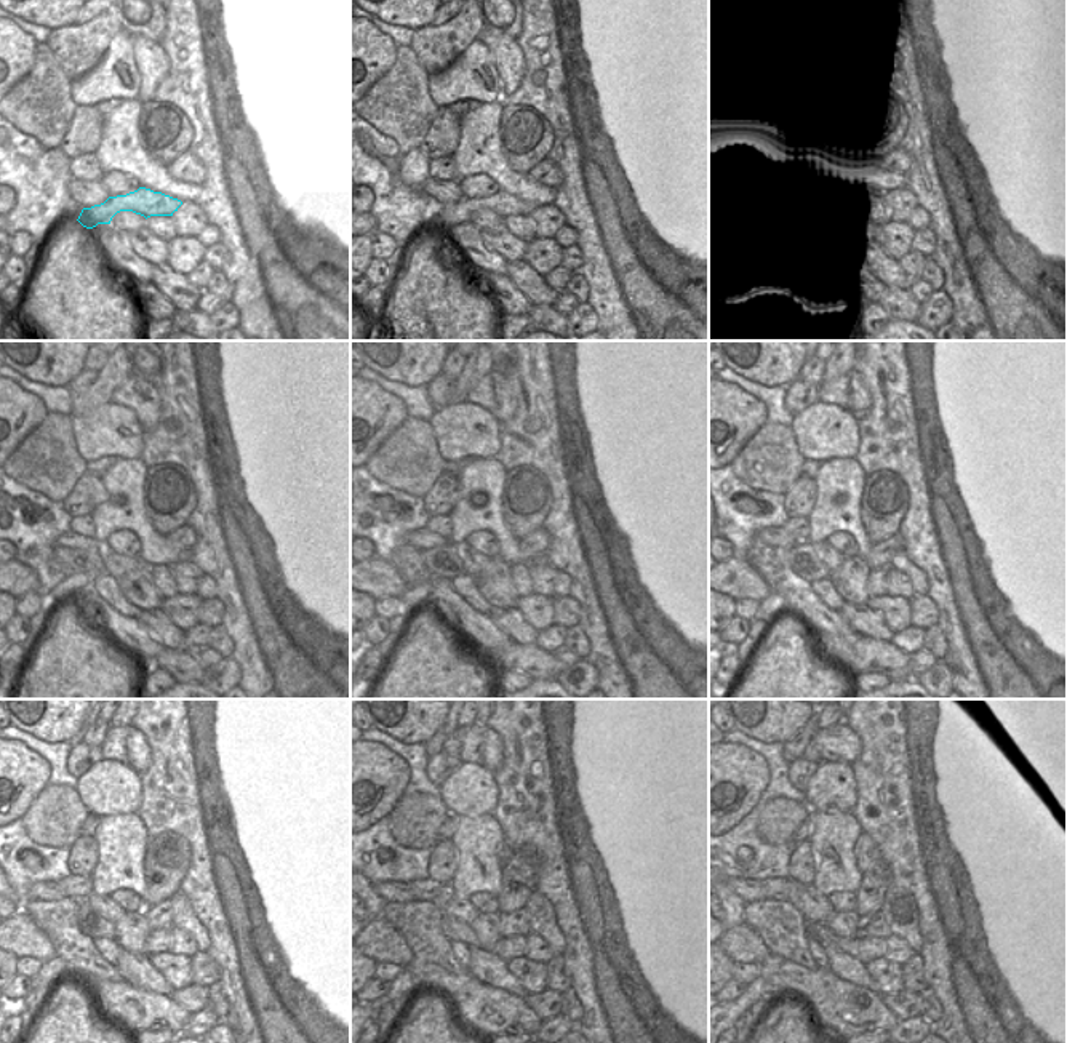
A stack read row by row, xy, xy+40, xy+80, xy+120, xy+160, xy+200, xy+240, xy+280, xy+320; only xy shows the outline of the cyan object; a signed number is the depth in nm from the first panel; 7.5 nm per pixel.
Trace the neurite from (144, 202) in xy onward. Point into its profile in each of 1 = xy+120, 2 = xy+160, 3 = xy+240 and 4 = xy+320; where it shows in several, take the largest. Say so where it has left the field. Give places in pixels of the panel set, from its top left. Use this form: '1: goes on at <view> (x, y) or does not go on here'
1: goes on at xy+120 (63, 592)
2: goes on at xy+160 (413, 600)
3: goes on at xy+240 (47, 976)
4: goes on at xy+320 (755, 991)

